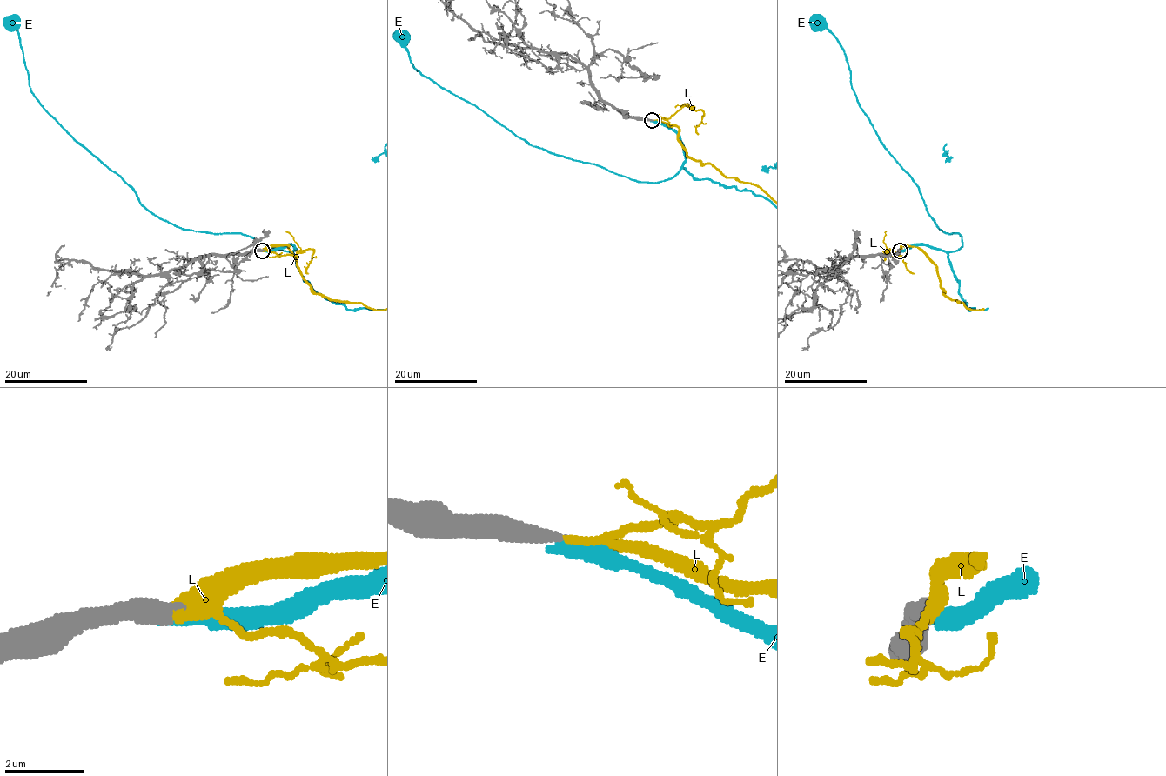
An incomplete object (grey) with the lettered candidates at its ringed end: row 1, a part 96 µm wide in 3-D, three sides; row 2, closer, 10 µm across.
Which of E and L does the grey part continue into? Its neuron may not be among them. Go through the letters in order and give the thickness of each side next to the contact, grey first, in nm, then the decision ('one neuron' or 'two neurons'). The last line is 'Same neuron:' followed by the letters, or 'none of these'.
E: 420/320 nm | two neurons
L: 400/380 nm | one neuron
Same neuron: L

